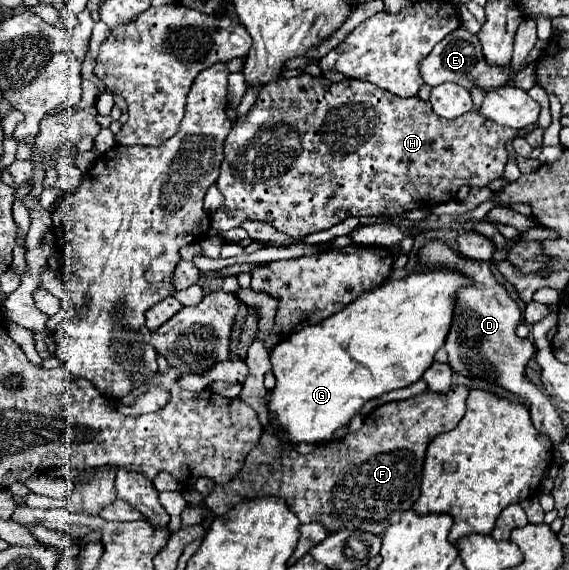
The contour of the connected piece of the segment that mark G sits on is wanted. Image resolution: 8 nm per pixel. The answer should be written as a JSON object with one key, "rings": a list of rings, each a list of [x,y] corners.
{"rings":[[[445,268],[417,272],[403,280],[387,280],[371,292],[361,294],[341,312],[279,342],[269,354],[277,382],[275,388],[269,392],[267,412],[271,426],[277,426],[281,430],[281,452],[291,452],[301,442],[329,442],[333,432],[347,426],[351,418],[359,414],[367,400],[417,382],[433,364],[435,352],[445,342],[453,316],[455,292],[463,284],[467,284],[465,276],[461,276],[459,272],[447,272]]]}

